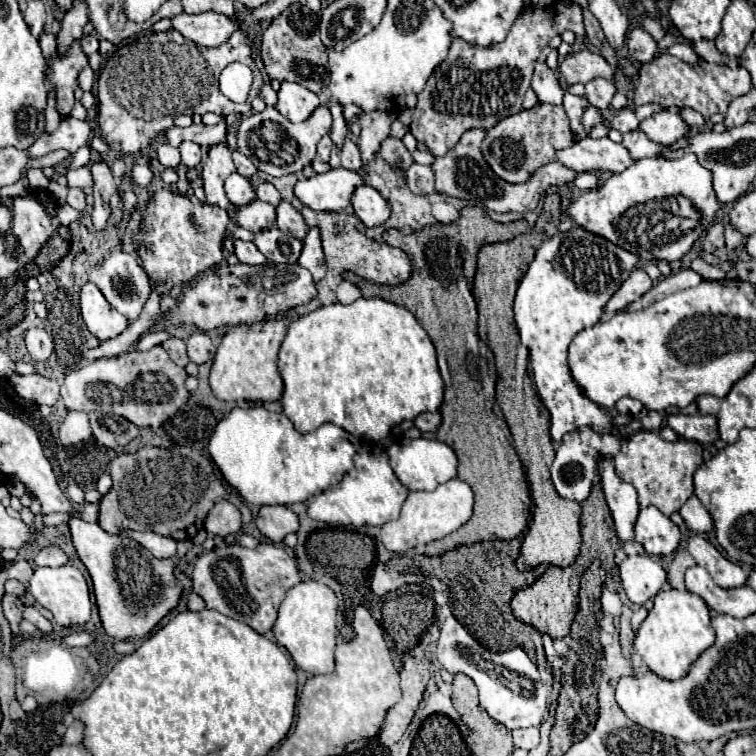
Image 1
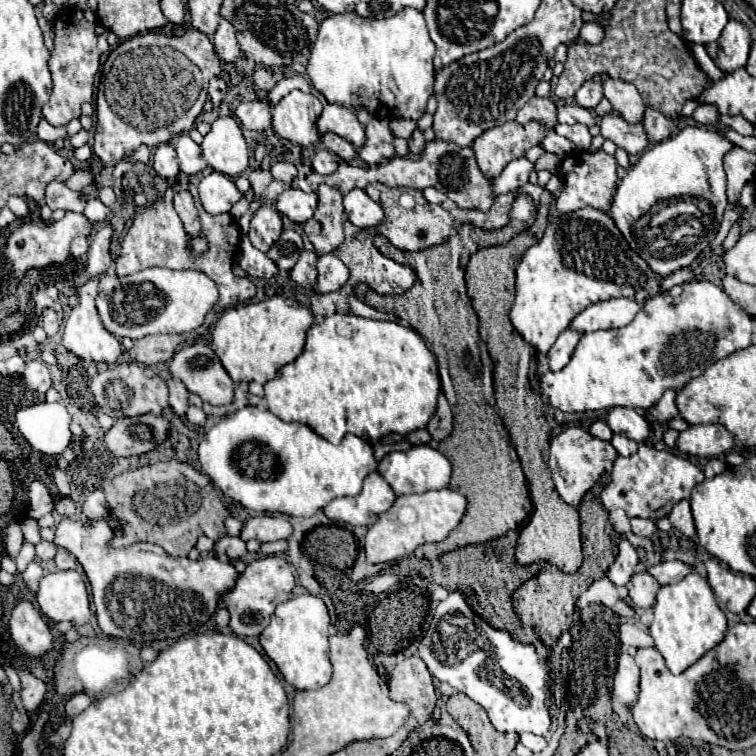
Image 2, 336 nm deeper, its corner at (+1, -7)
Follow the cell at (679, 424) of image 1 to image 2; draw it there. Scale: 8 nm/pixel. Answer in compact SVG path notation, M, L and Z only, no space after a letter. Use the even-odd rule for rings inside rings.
M721 424L689 426L677 438L677 448L689 456L723 456L733 448L733 438Z

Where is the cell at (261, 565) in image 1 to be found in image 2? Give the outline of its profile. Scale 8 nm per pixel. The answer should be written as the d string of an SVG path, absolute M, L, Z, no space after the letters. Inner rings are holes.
M263 556L247 564L245 572L239 574L235 580L235 586L221 596L225 602L225 608L229 610L229 628L237 636L259 636L267 626L269 620L277 608L277 604L291 598L291 592L295 588L295 576L291 572L291 566L281 556Z

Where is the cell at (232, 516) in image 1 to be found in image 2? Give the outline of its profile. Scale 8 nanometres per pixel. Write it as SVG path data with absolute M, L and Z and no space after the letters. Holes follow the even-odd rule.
M223 536L223 538L219 538L219 540L215 542L215 552L227 554L231 560L247 556L245 542L243 542L241 538L233 538L233 536Z

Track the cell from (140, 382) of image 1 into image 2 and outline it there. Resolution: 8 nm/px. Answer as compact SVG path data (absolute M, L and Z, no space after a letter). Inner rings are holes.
M123 362L113 364L107 370L99 372L91 382L91 394L95 398L95 404L109 414L111 418L123 418L123 416L141 416L141 414L155 414L159 416L163 410L169 408L169 394L167 384L163 378L155 376L149 378L143 374L143 368L135 362Z

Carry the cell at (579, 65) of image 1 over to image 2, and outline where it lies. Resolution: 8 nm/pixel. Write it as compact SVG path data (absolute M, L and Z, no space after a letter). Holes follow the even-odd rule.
M605 78L603 80L603 96L611 102L613 110L623 116L627 122L641 122L645 104L639 96L637 88L621 78Z

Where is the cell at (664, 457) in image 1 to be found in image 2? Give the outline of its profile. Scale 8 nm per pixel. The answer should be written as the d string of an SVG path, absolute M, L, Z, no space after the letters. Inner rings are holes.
M639 444L639 450L627 458L617 456L613 464L611 484L601 492L601 502L607 510L623 508L629 518L659 518L671 512L671 506L679 500L689 500L691 490L705 476L699 466L683 456L675 456L669 450L655 450L651 446Z

